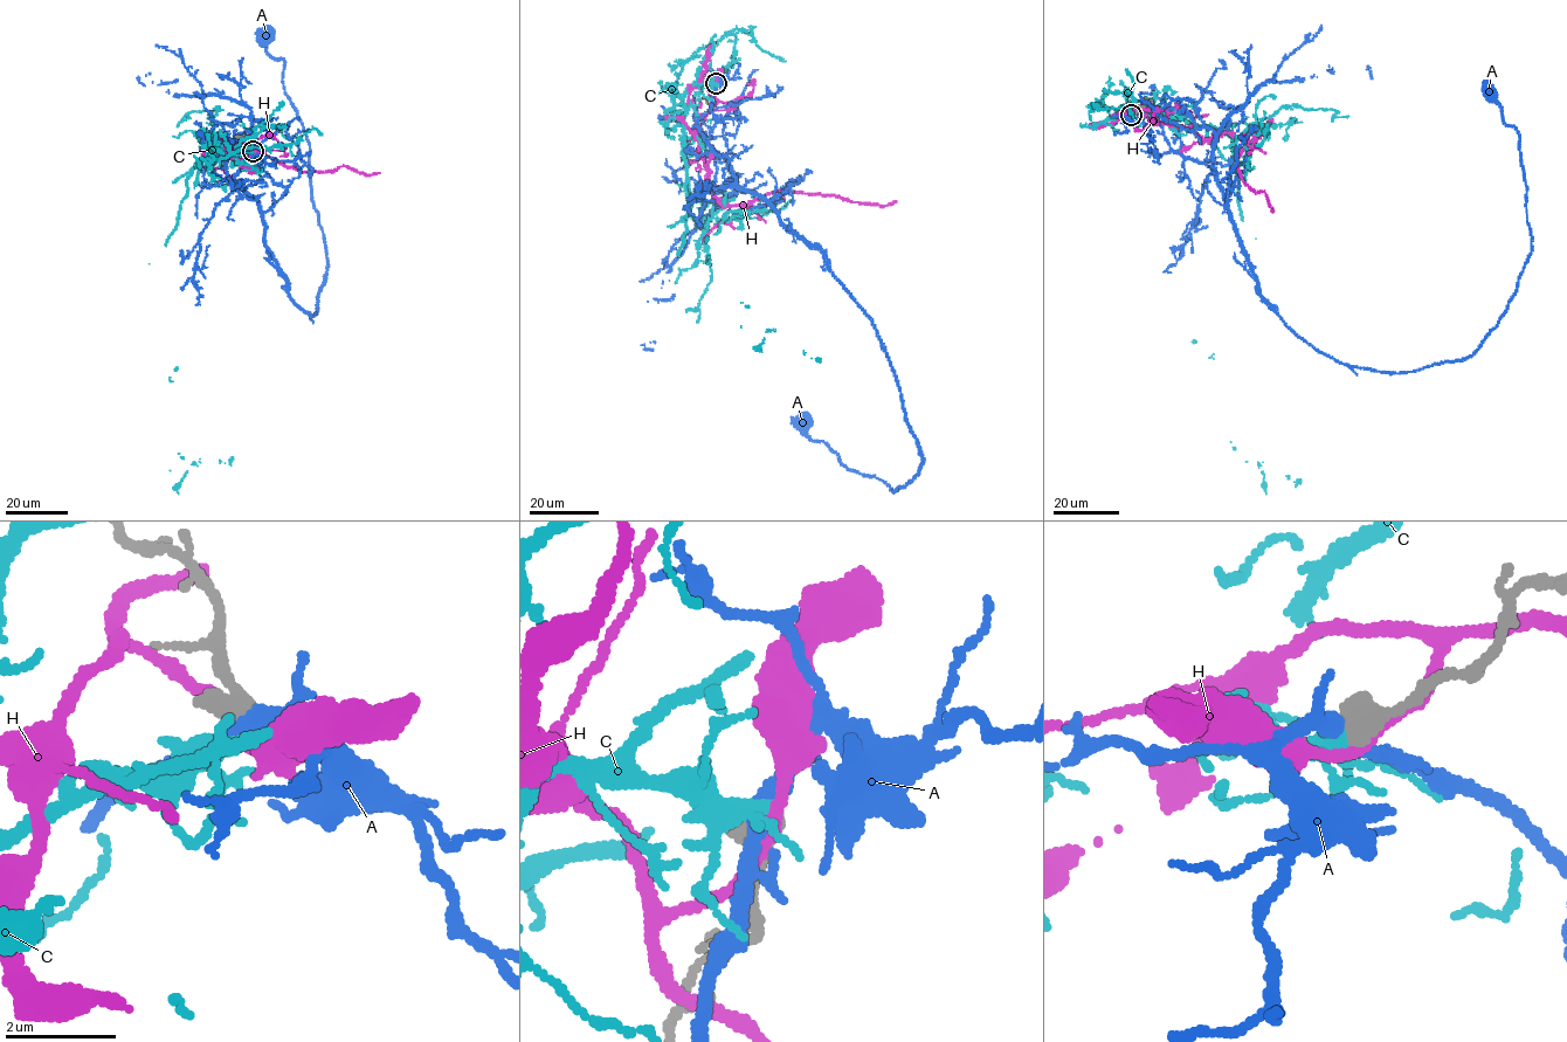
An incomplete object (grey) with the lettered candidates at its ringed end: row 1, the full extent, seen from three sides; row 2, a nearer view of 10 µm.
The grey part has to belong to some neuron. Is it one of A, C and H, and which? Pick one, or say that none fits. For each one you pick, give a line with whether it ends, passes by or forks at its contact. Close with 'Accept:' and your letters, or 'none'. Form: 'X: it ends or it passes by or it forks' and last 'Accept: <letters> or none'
C: it passes by
Accept: C

